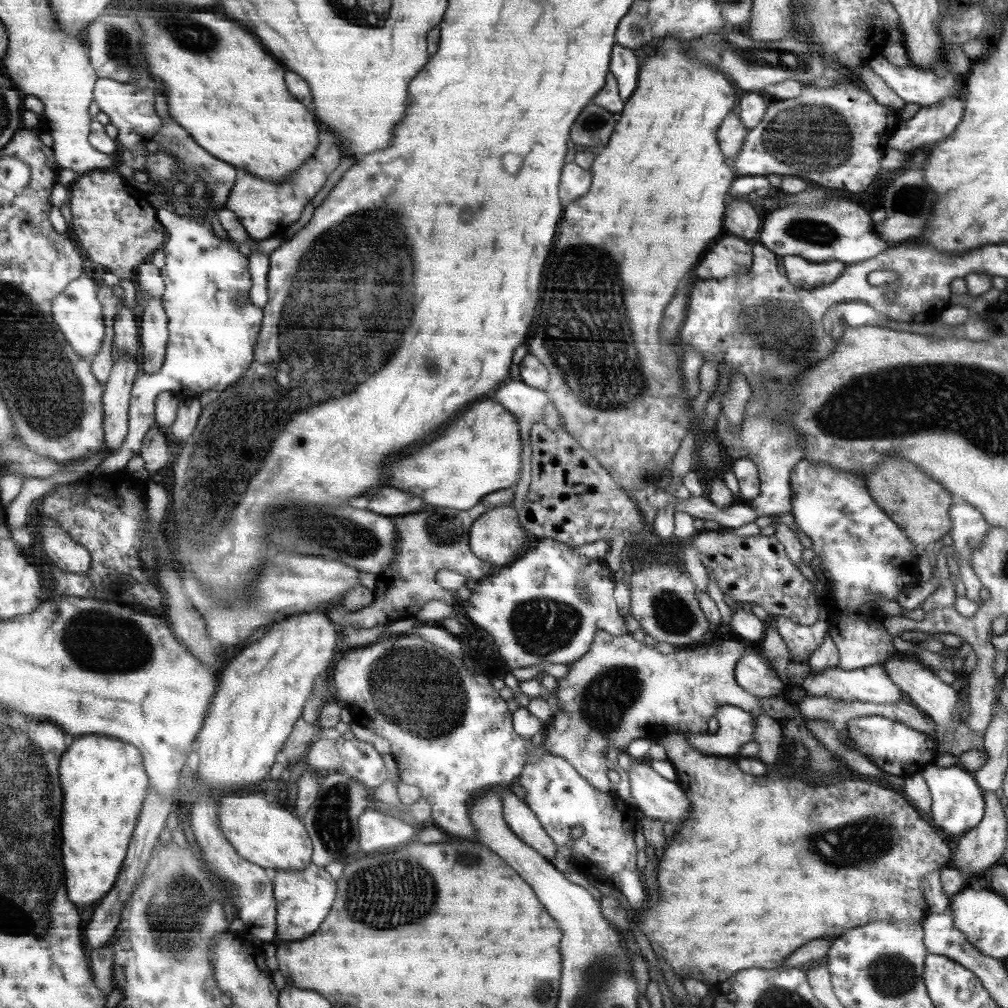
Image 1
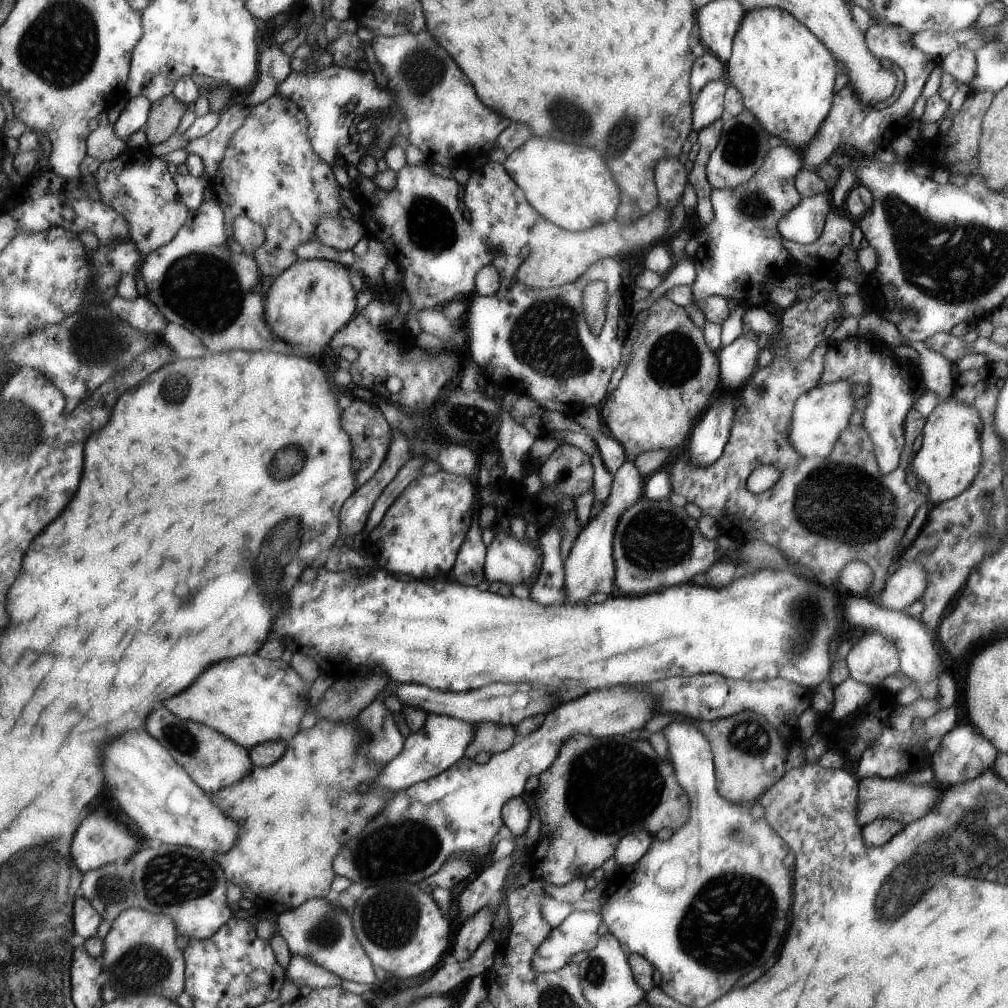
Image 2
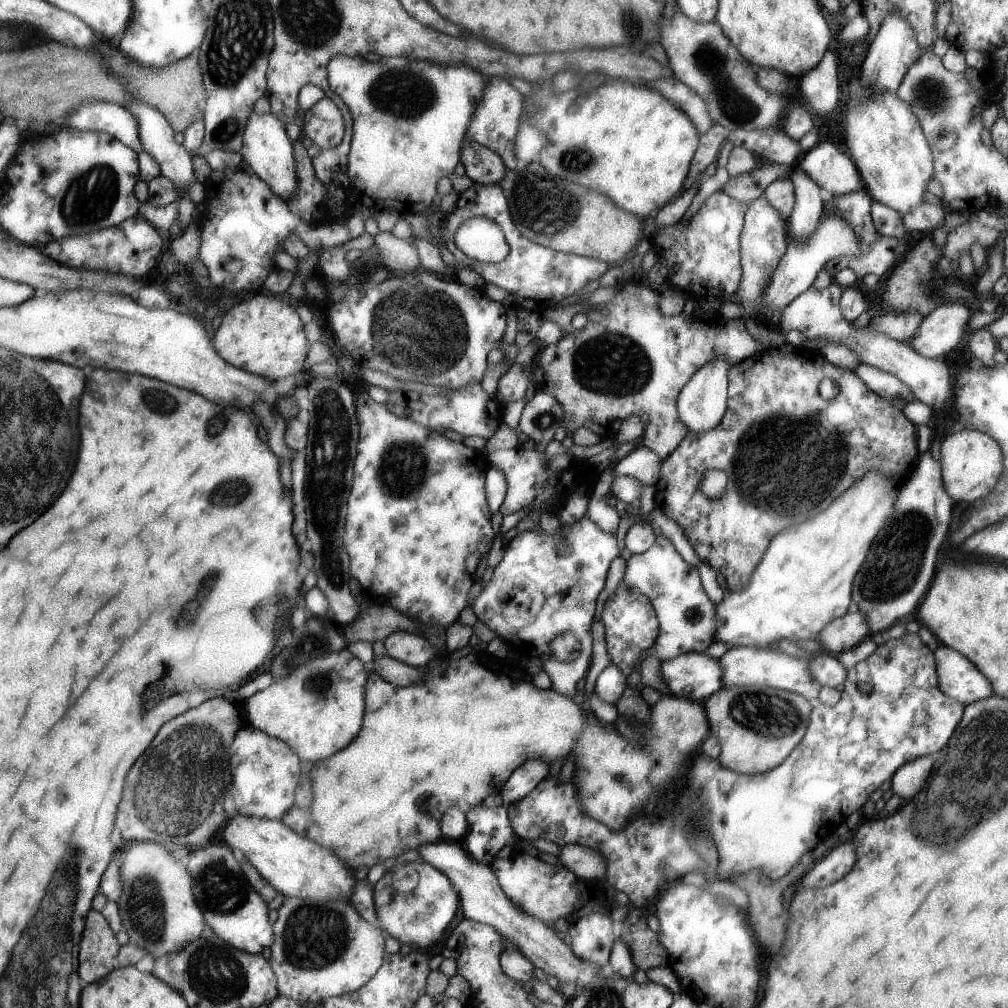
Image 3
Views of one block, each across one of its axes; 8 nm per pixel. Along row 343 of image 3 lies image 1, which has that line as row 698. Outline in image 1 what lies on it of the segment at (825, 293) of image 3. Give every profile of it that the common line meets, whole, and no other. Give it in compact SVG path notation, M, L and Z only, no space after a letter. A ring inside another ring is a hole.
M880 665L873 667L858 668L856 670L846 670L838 667L829 667L820 673L811 672L802 685L806 696L810 697L830 697L872 703L875 705L894 704L896 701L909 701L908 696L898 688L896 682L892 682L889 673Z

